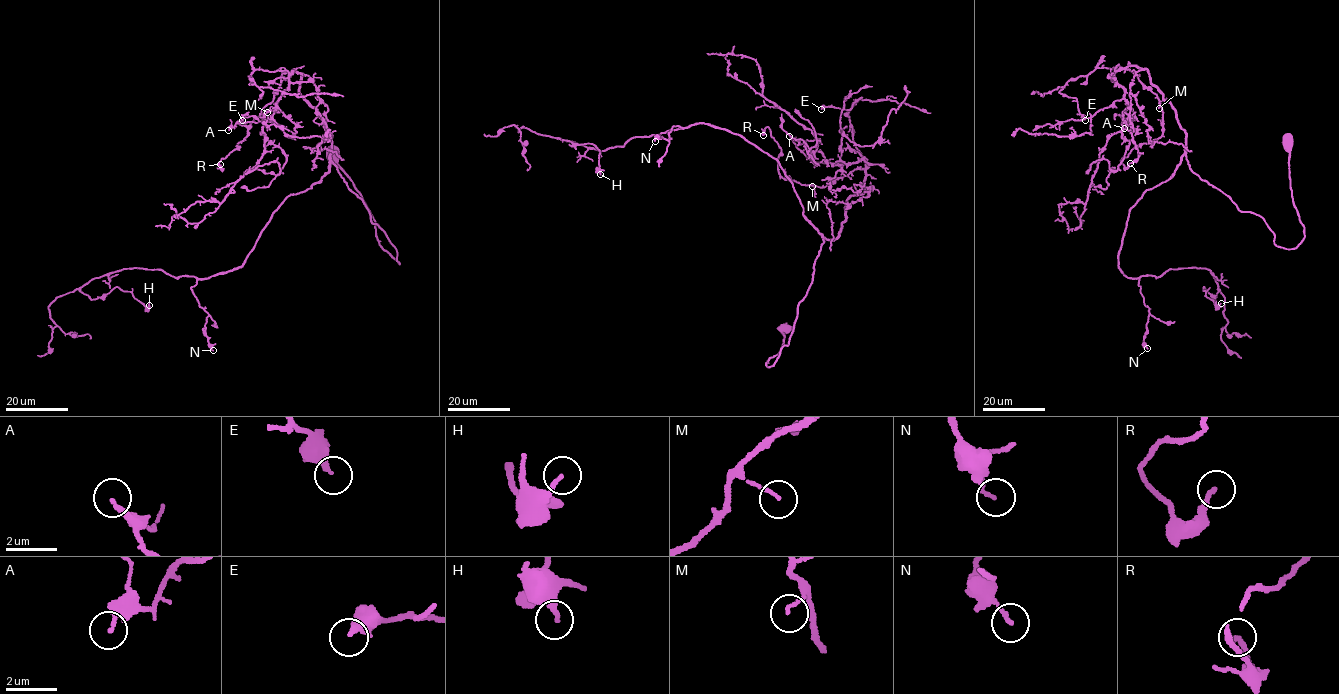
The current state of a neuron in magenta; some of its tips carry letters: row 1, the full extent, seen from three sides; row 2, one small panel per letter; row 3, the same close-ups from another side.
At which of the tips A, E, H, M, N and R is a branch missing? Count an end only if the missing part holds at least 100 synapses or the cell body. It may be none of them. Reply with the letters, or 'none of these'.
none of these

